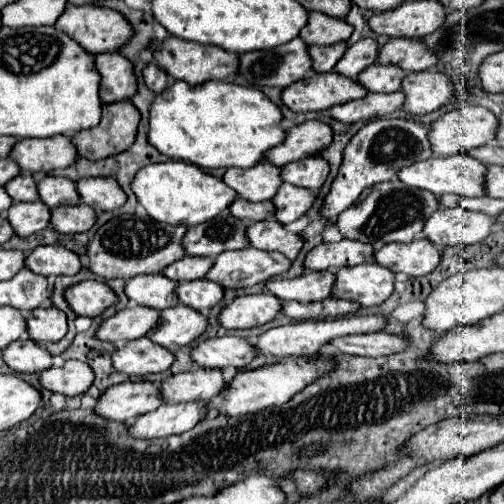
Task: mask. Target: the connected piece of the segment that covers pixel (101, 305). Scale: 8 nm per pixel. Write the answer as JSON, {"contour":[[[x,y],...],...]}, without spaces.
{"contour":[[[85,280],[75,286],[69,286],[63,292],[63,298],[77,316],[89,316],[89,318],[101,316],[105,308],[117,302],[115,292],[105,282],[97,280]]]}

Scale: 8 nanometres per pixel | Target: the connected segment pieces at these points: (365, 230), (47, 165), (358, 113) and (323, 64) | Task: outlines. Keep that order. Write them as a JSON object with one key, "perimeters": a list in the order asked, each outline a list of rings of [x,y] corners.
{"perimeters":[[[[391,180],[391,182],[375,184],[373,188],[365,190],[359,196],[357,204],[349,206],[349,210],[337,216],[337,228],[343,238],[359,240],[379,250],[389,242],[411,242],[413,238],[417,238],[423,230],[425,220],[437,208],[439,208],[439,202],[431,192],[409,188],[407,184],[401,184],[401,180]]],[[[53,136],[45,140],[37,138],[17,140],[9,156],[17,162],[19,170],[27,174],[35,172],[47,174],[49,170],[55,168],[67,168],[73,164],[73,160],[77,160],[77,152],[69,138],[65,136]]],[[[403,92],[393,94],[367,94],[361,100],[353,100],[347,104],[333,106],[329,110],[329,116],[343,122],[343,124],[355,124],[357,120],[375,120],[379,116],[387,116],[401,108],[405,96]]],[[[339,42],[333,46],[309,46],[309,58],[313,60],[313,72],[331,72],[335,62],[347,50],[347,42]]]]}

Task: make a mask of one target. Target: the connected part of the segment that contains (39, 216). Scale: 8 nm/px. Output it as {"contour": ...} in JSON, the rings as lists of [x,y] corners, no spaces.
{"contour":[[[41,200],[17,202],[7,210],[7,220],[13,226],[13,232],[21,238],[45,230],[49,226],[49,218],[51,212],[45,204],[41,204]]]}

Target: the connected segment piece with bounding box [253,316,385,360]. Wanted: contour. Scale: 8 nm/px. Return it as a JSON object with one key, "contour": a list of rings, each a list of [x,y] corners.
{"contour":[[[347,316],[347,318],[335,318],[335,320],[307,320],[307,322],[295,322],[287,326],[277,326],[259,336],[259,340],[253,344],[257,348],[257,354],[261,356],[273,356],[277,360],[283,358],[297,358],[297,356],[313,356],[321,346],[325,346],[329,340],[337,336],[349,336],[349,334],[365,334],[365,332],[377,332],[385,326],[383,316]]]}

